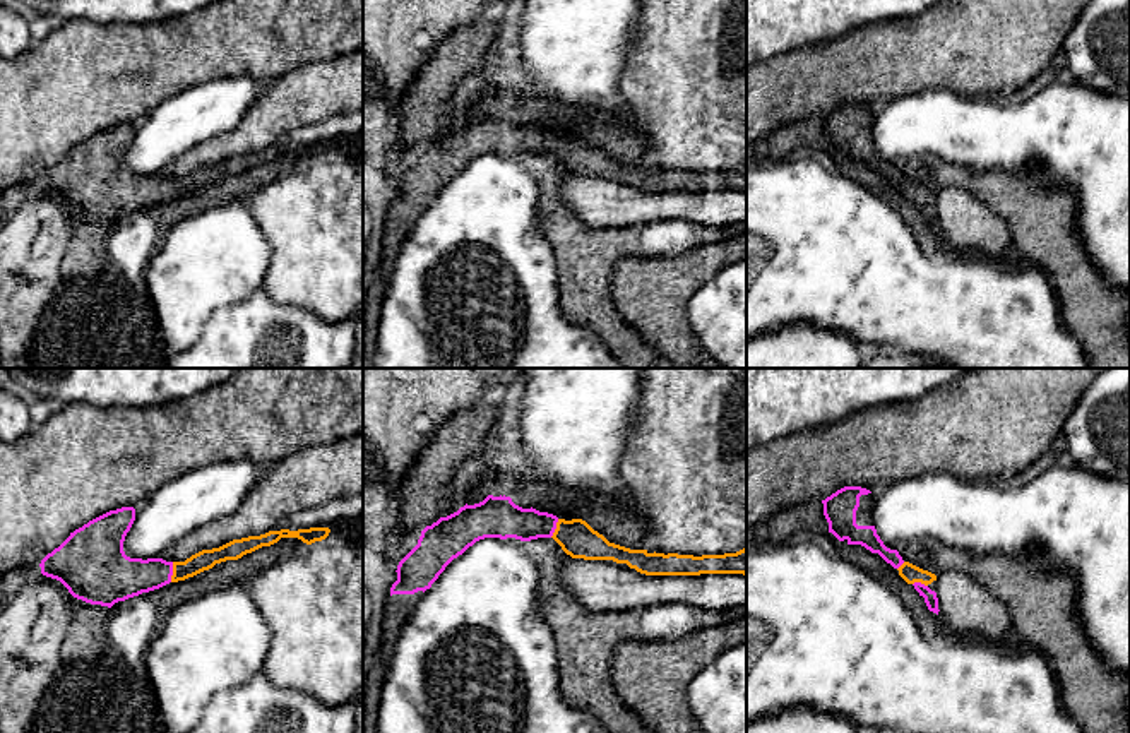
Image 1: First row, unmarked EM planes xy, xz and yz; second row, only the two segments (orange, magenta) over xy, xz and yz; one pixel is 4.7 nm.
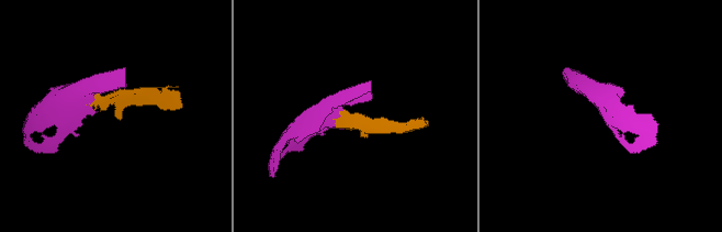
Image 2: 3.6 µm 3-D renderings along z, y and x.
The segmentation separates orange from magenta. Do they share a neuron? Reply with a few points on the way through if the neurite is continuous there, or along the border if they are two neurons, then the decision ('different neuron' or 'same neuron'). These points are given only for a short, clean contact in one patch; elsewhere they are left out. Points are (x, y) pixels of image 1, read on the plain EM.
across xy (206, 175), (173, 189), (120, 194) | same neuron

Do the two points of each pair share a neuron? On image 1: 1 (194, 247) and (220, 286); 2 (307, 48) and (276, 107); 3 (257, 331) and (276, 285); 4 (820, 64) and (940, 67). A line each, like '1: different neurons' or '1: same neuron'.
1: same neuron
2: different neurons
3: different neurons
4: same neuron

